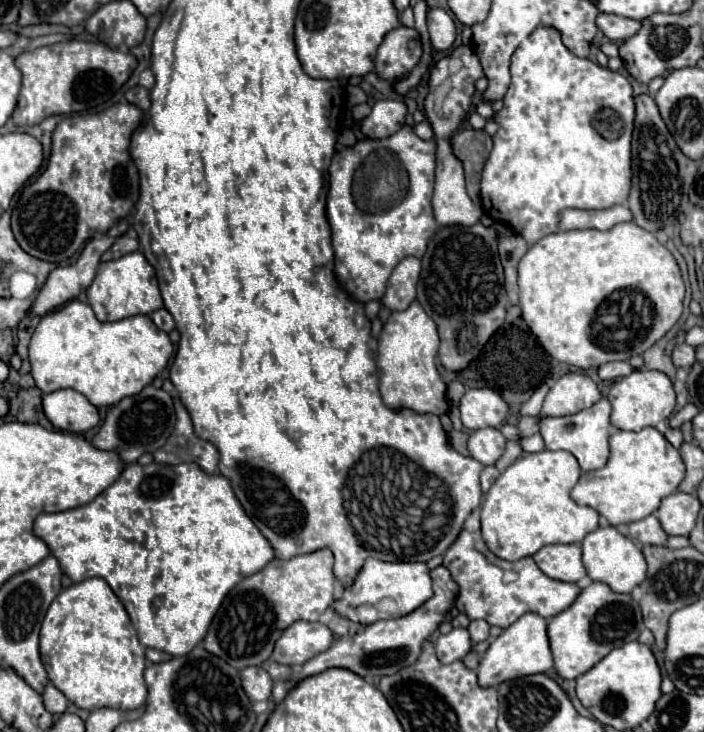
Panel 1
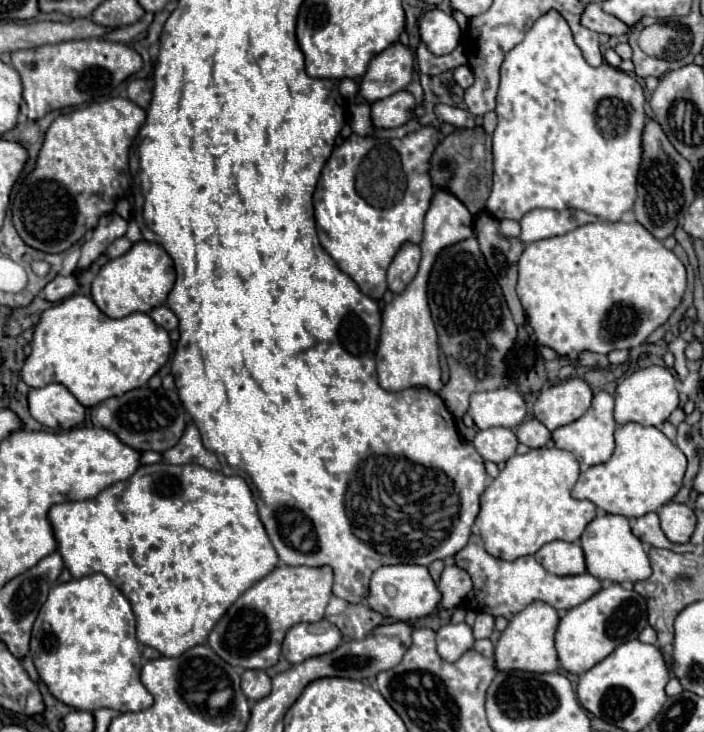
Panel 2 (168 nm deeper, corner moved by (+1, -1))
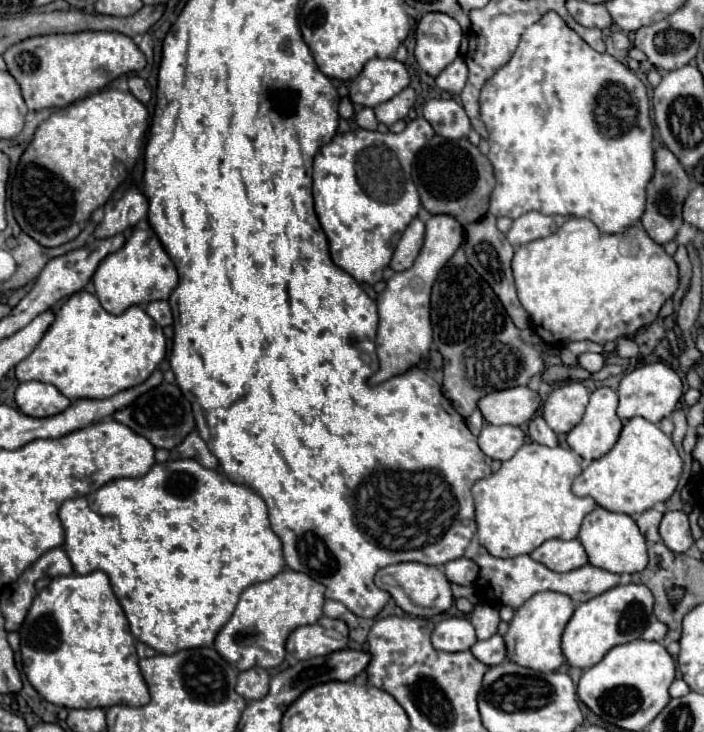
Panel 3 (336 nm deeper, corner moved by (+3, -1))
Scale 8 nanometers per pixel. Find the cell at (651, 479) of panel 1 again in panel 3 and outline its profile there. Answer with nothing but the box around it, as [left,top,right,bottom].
[573,416,683,514]

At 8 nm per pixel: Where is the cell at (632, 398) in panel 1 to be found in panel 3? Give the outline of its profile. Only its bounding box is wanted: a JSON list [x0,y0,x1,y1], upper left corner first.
[617,362,683,424]

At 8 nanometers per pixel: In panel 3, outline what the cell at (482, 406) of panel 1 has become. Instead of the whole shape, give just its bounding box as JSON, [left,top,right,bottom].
[479,386,541,426]

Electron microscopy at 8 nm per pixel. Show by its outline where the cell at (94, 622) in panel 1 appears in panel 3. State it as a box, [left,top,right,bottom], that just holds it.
[21,570,149,708]

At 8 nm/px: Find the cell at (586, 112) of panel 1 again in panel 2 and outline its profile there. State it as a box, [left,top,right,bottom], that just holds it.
[487,10,645,222]

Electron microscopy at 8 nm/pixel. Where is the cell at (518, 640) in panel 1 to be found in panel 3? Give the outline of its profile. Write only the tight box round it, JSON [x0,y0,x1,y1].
[505,592,575,672]

